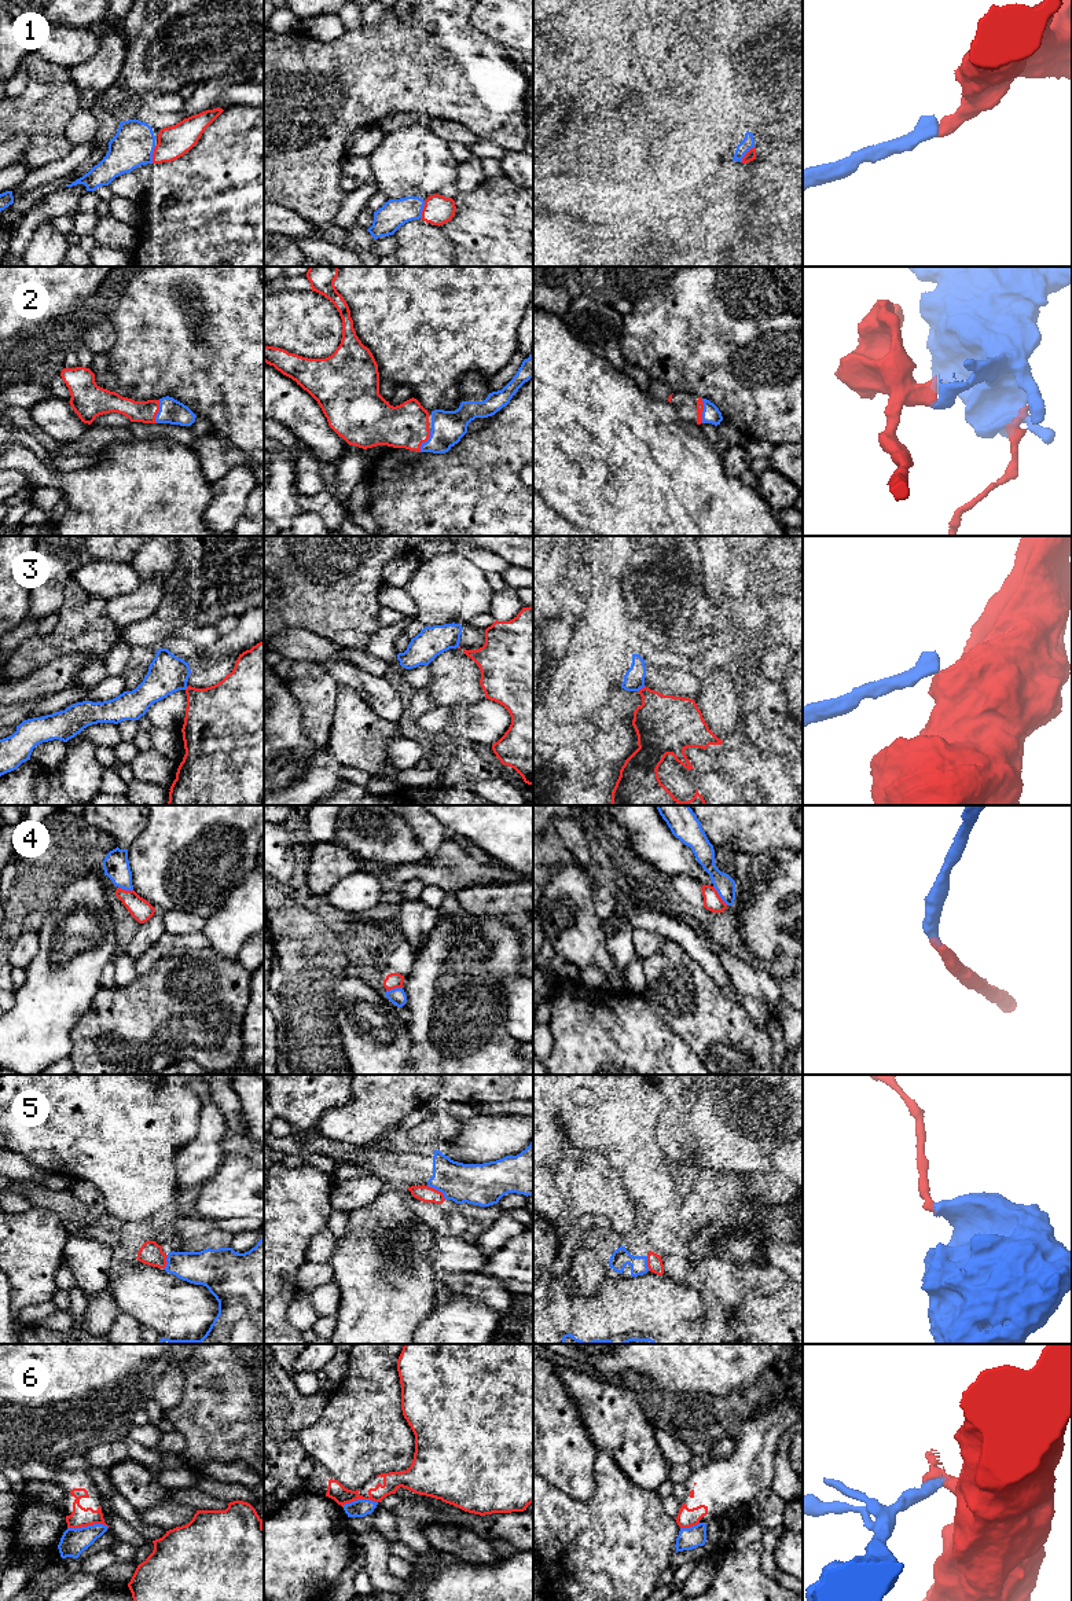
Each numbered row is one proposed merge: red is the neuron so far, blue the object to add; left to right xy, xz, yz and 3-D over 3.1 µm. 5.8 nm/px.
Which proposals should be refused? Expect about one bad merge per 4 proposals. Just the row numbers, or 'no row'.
3, 5, 6

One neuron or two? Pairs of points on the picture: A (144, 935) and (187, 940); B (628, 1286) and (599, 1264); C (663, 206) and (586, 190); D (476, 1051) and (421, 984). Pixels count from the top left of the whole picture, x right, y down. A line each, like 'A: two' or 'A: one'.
A: two
B: two
C: one
D: one

